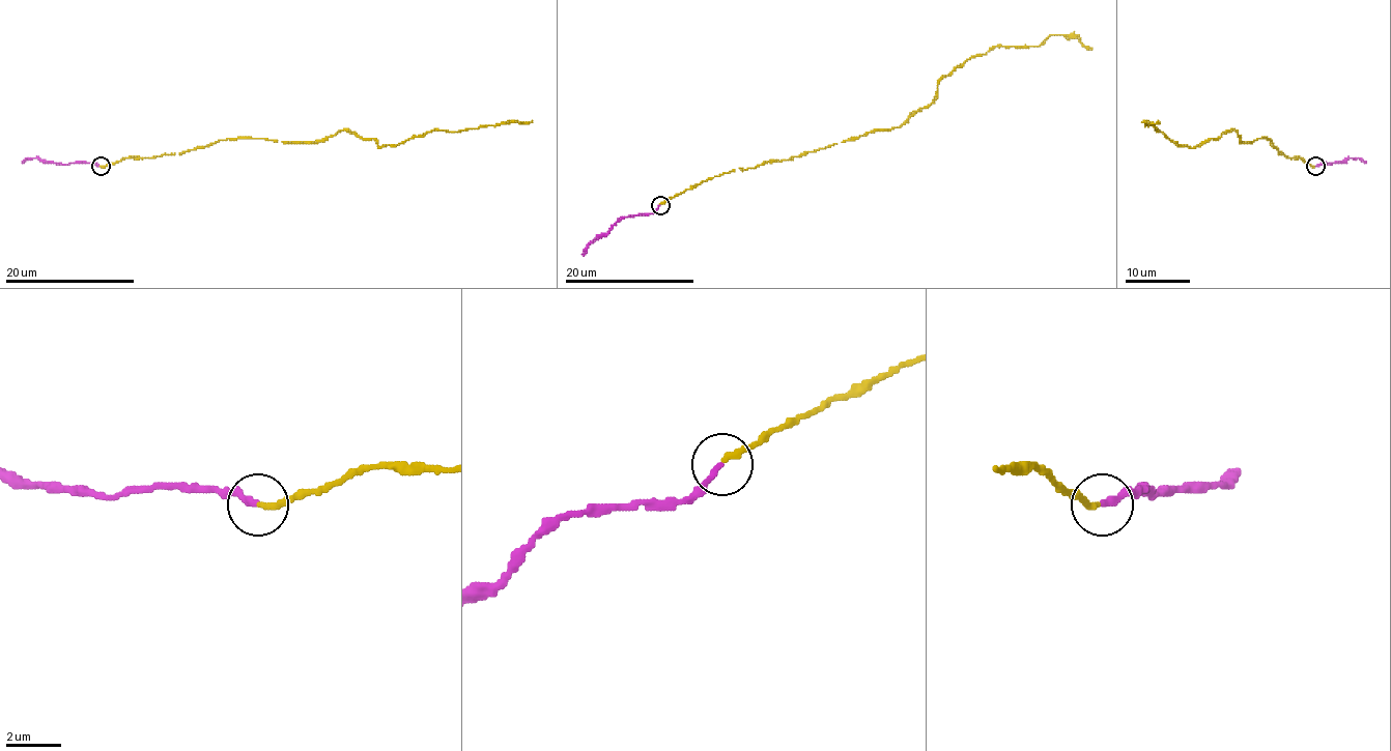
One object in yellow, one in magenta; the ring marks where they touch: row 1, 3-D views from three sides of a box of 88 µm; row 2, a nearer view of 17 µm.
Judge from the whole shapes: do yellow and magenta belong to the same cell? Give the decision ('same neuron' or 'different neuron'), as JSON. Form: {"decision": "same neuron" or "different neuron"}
{"decision": "same neuron"}

